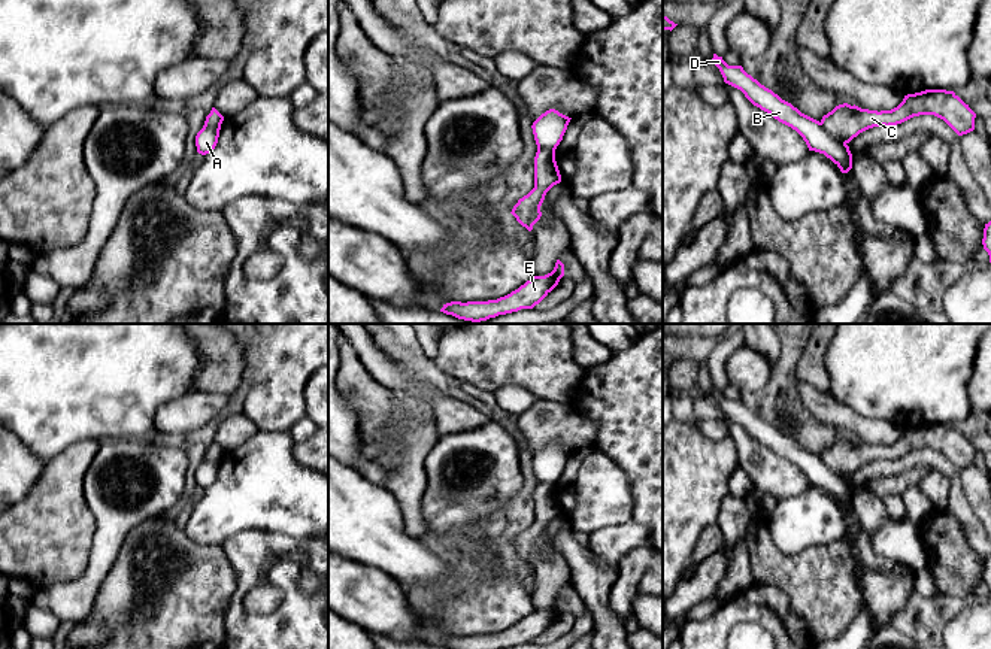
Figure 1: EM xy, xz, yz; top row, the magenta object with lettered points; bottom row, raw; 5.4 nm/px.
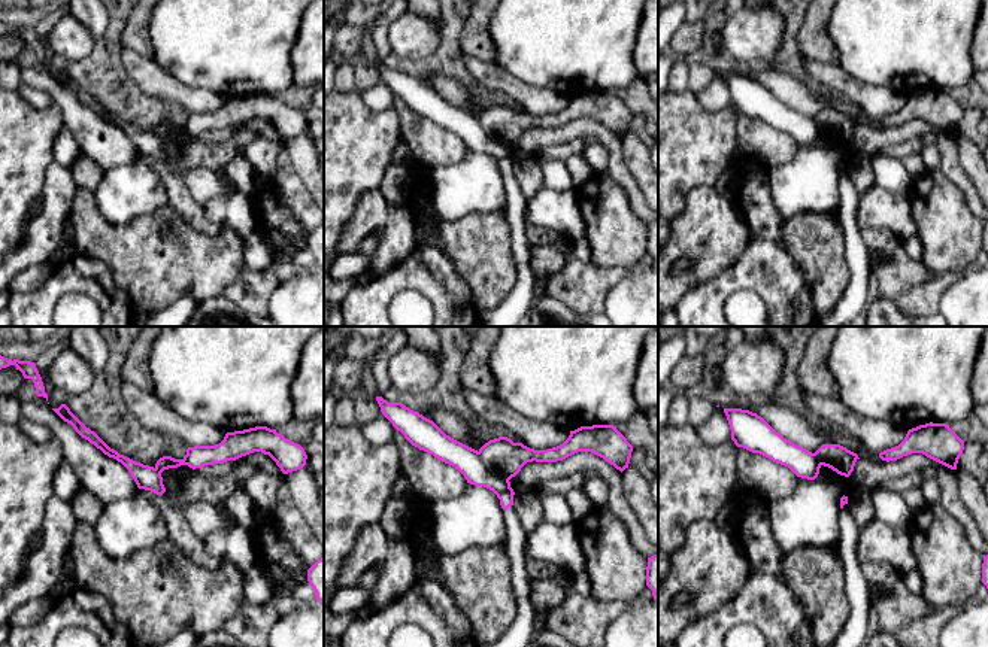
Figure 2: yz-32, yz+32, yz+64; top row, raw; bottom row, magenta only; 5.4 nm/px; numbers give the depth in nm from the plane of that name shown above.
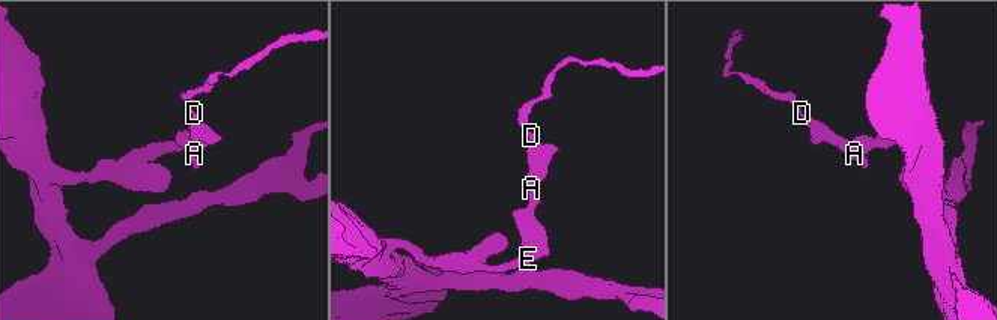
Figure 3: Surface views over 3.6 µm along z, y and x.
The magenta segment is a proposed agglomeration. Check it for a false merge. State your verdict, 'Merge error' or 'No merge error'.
Merge error

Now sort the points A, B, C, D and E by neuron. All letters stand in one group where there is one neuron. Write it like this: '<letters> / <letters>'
A B D / C E

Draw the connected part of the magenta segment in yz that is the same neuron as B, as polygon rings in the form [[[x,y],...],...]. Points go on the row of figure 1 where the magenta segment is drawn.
[[[713,54],[712,61],[719,69],[725,84],[740,90],[754,106],[795,130],[806,142],[809,151],[824,154],[842,173],[848,173],[852,169],[849,146],[833,137],[819,121],[801,113],[791,103],[782,100],[772,90],[748,75],[742,66],[728,66],[716,54]]]

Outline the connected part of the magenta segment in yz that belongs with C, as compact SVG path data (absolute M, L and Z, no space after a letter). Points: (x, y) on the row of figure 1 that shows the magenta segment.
M946 90L907 94L897 107L881 112L843 103L824 115L821 124L833 137L849 143L869 128L897 125L919 115L943 119L958 136L975 130L976 113L954 91Z

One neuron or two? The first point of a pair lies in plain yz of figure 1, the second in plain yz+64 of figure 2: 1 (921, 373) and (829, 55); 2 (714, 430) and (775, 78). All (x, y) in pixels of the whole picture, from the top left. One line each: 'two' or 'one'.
1: two
2: one

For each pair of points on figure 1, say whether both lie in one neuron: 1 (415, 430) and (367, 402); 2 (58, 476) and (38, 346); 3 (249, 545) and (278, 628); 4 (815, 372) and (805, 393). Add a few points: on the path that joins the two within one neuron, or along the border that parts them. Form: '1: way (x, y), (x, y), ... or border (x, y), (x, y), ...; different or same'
1: border (411, 403), (397, 415), (391, 430), (390, 452); different
2: border (85, 437), (73, 442), (47, 463); different
3: way (270, 566), (288, 585), (288, 607); same
4: border (799, 381), (829, 393); different

